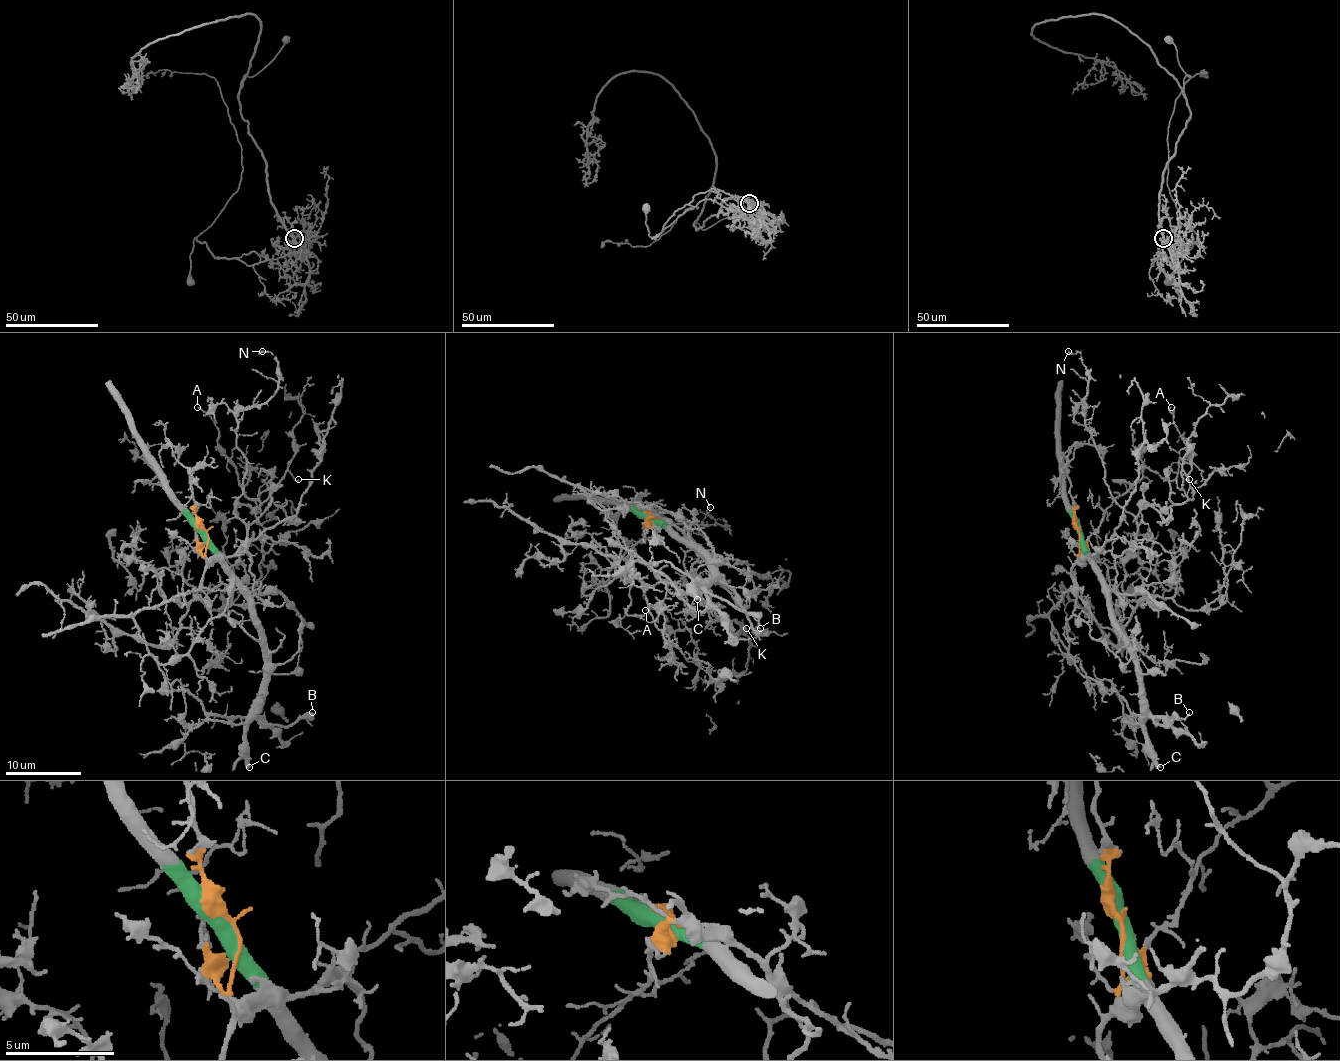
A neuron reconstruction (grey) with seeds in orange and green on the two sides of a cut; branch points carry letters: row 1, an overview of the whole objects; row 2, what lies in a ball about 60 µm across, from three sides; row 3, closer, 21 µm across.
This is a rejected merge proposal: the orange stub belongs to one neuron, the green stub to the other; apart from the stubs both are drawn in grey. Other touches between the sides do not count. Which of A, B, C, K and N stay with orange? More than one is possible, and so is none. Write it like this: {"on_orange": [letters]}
{"on_orange": ["A", "K", "N"]}

